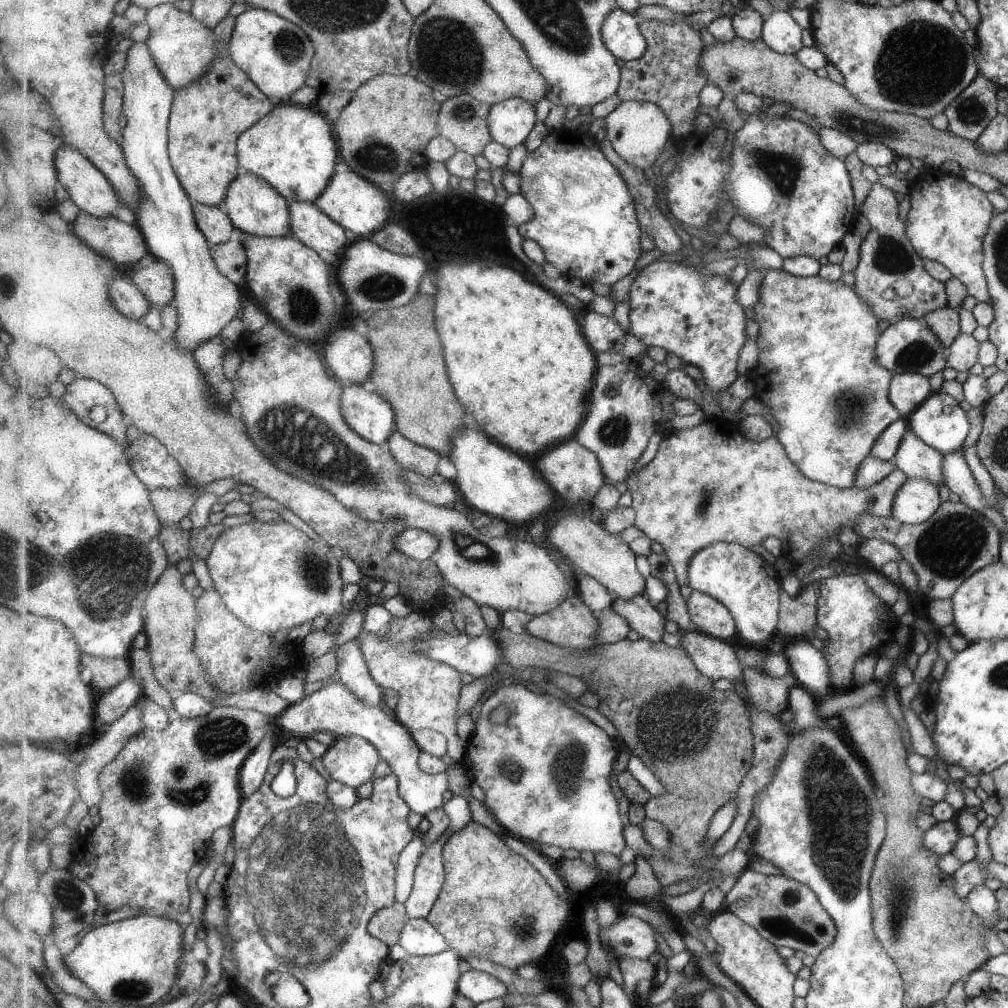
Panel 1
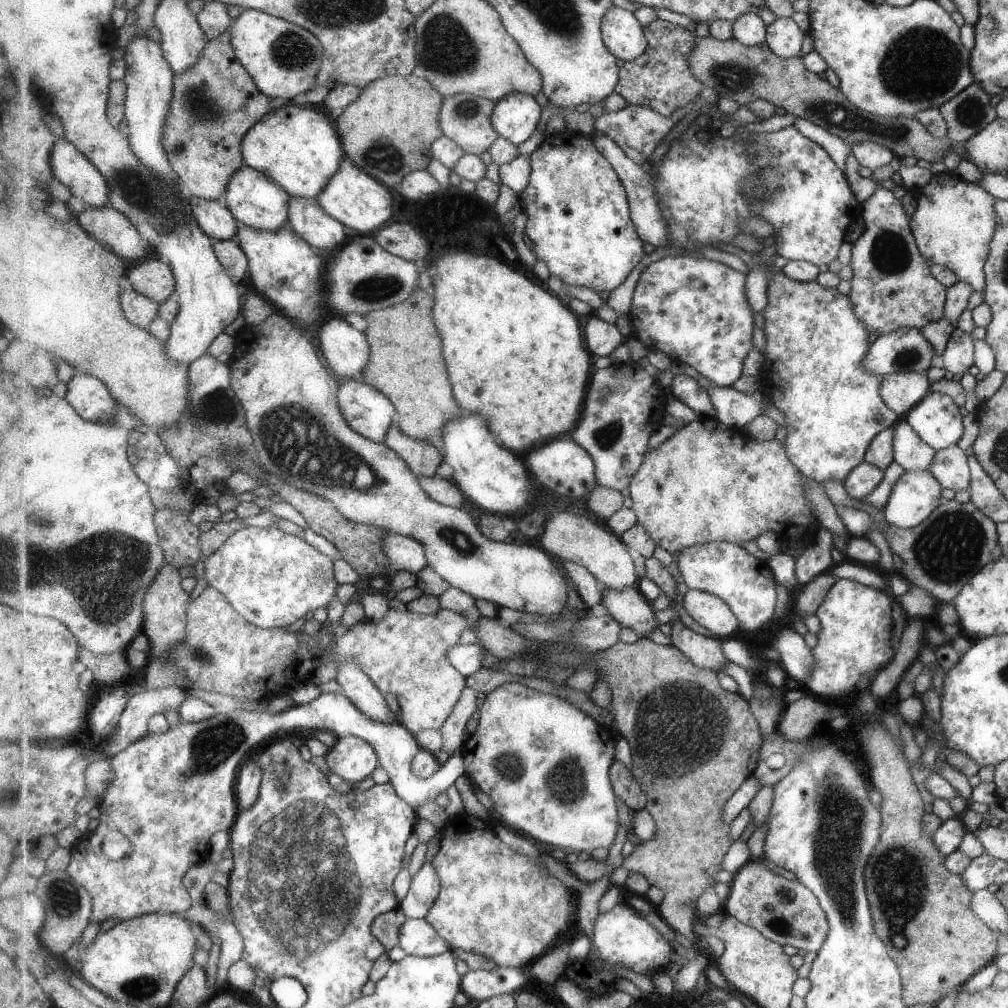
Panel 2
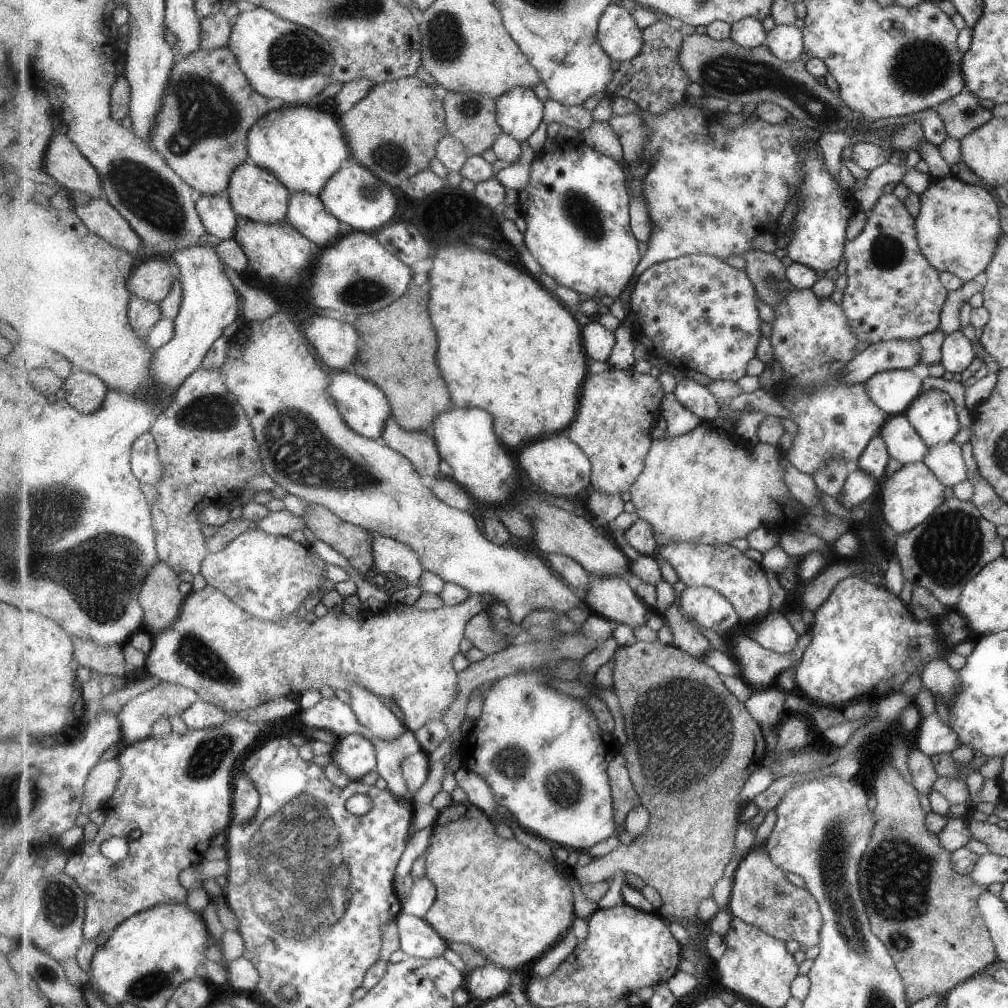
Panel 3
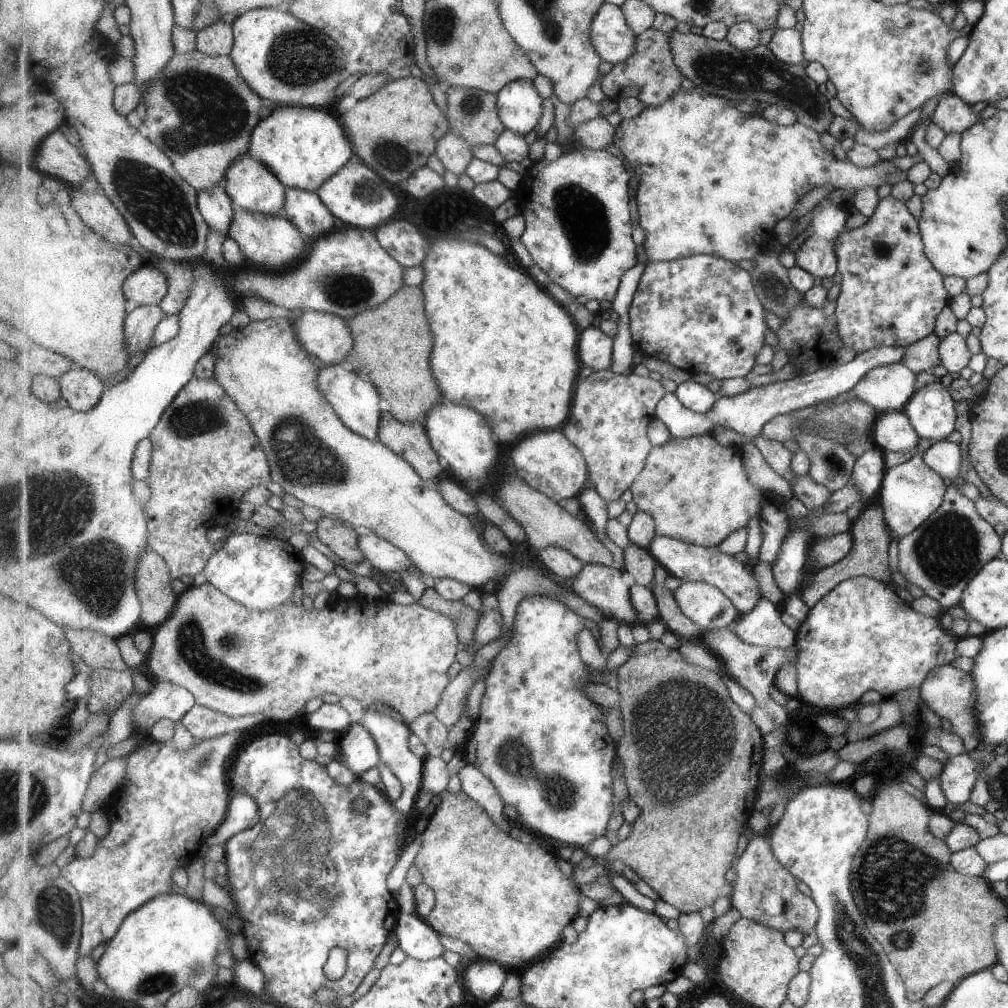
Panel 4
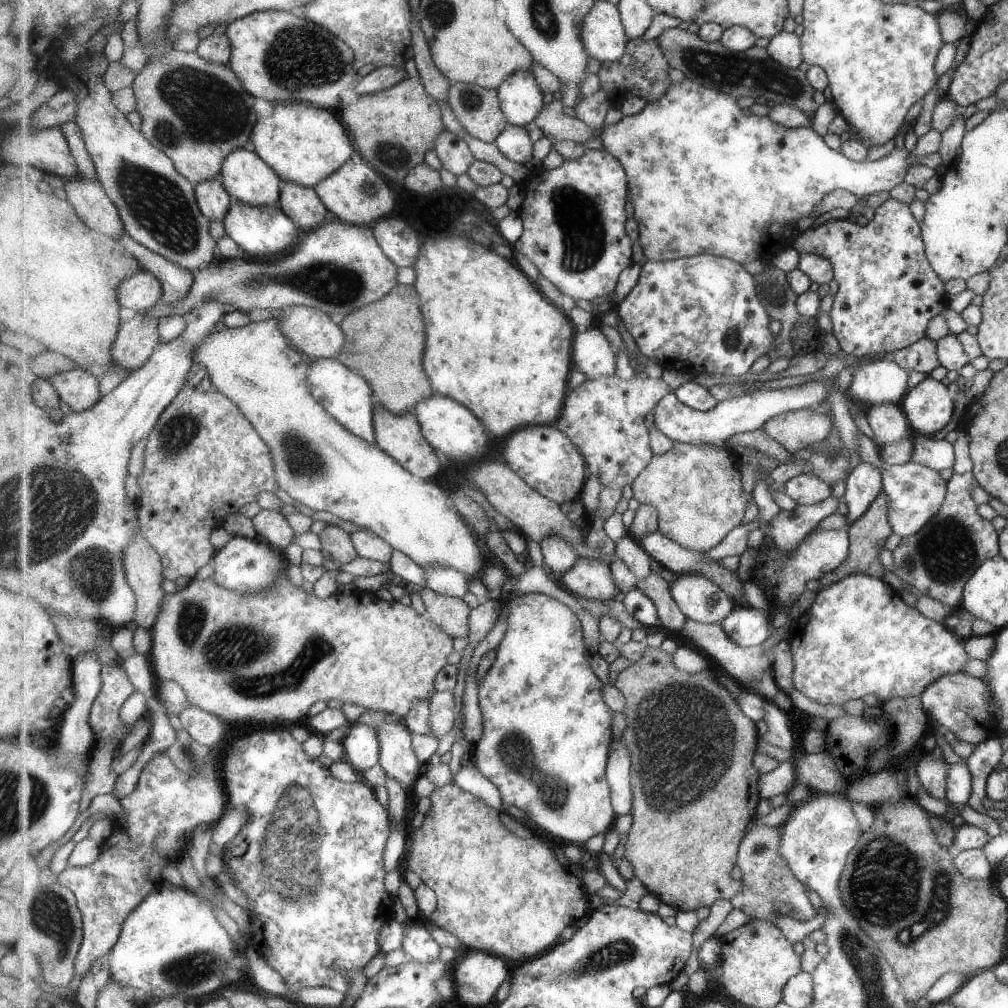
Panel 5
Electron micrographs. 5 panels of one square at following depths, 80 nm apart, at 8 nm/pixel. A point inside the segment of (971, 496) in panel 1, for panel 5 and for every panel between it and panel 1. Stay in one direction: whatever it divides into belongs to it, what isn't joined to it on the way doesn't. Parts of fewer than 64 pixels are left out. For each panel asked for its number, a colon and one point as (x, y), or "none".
2: (950, 466)
3: (944, 459)
4: (943, 457)
5: (934, 452)

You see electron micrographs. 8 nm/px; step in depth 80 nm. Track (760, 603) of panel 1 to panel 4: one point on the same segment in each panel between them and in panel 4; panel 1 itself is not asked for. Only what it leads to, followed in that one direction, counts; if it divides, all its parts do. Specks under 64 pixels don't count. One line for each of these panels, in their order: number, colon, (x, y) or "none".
2: (743, 580)
3: (744, 582)
4: (690, 563)

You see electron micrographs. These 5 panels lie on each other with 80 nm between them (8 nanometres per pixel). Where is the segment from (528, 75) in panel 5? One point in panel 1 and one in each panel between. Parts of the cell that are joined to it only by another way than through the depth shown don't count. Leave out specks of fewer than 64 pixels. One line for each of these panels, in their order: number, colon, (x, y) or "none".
1: (511, 121)
2: (516, 116)
3: (520, 111)
4: (520, 105)

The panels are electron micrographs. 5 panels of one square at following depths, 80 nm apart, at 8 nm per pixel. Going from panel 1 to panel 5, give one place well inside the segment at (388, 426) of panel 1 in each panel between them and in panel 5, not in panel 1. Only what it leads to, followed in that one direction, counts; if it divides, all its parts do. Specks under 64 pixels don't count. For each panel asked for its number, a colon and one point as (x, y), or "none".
2: (370, 412)
3: (366, 408)
4: (357, 400)
5: (346, 393)

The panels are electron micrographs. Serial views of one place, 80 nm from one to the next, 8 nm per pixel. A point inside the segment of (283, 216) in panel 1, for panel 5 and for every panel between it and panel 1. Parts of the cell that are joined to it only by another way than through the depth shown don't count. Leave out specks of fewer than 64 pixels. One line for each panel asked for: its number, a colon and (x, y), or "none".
2: (256, 200)
3: (257, 194)
4: (249, 182)
5: (248, 178)

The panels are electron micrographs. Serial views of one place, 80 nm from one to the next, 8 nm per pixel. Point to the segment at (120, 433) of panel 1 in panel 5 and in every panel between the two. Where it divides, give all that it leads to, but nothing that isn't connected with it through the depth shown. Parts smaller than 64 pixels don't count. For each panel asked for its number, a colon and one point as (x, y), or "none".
2: (92, 398)
3: (87, 392)
4: (82, 389)
5: (79, 388)

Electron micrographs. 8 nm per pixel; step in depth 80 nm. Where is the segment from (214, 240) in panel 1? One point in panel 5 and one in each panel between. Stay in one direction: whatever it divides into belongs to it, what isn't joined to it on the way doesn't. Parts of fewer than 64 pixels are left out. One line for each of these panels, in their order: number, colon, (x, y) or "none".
2: (214, 216)
3: (217, 212)
4: (218, 208)
5: (214, 199)

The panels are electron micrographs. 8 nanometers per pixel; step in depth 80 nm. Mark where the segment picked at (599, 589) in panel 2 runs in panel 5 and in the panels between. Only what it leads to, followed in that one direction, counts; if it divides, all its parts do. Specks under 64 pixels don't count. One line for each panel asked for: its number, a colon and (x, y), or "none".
3: (578, 577)
4: (560, 562)
5: (559, 554)

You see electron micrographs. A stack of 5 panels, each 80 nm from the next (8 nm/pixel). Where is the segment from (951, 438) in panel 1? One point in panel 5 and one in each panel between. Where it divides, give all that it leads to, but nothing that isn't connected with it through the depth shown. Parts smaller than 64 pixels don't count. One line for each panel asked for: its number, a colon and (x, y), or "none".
2: (934, 417)
3: (931, 413)
4: (929, 409)
5: (927, 405)

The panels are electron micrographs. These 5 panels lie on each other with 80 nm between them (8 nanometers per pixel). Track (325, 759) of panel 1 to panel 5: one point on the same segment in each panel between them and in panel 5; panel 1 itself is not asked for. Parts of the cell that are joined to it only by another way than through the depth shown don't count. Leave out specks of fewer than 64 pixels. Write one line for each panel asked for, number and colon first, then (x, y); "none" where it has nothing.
2: (353, 758)
3: (356, 754)
4: (358, 750)
5: (362, 742)

